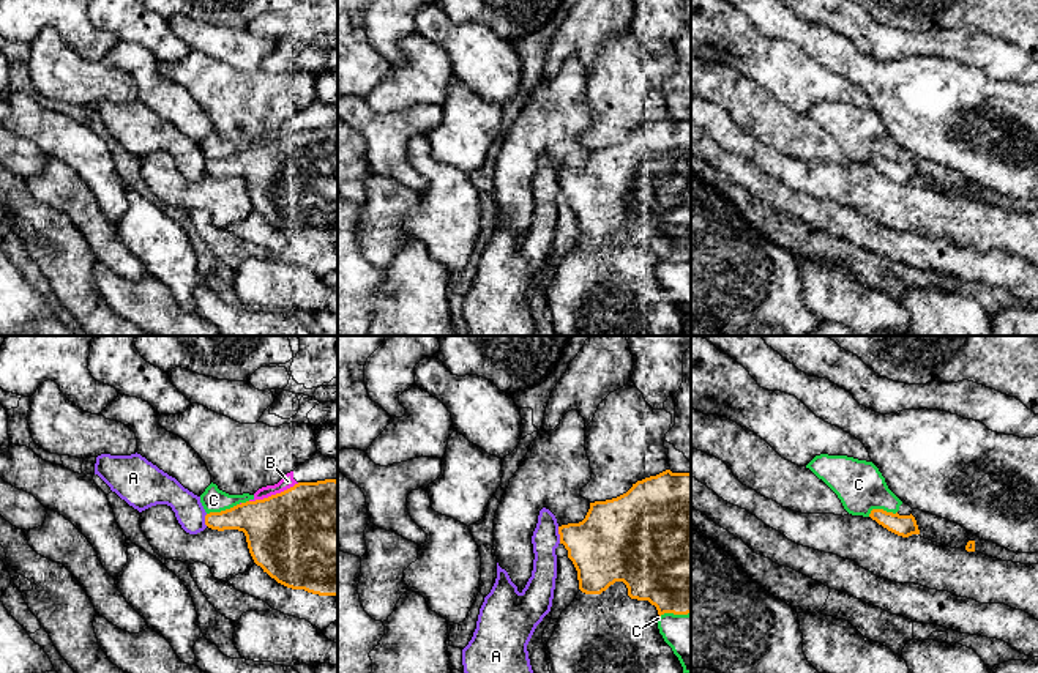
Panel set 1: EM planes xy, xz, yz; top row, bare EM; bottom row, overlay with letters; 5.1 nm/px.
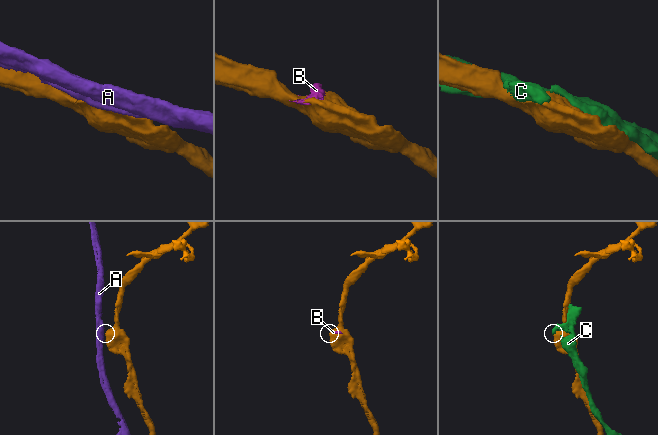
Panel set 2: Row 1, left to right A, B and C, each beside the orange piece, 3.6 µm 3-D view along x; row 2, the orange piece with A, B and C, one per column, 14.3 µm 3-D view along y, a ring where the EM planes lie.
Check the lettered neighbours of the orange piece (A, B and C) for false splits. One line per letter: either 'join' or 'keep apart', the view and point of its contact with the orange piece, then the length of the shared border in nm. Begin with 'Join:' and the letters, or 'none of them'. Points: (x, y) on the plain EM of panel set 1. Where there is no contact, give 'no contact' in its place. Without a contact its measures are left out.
Join: none of them
A: keep apart; contact xz (559, 180); length 90 nm
B: keep apart; contact xy (273, 142); length 280 nm
C: keep apart; contact xy (223, 158); length 180 nm

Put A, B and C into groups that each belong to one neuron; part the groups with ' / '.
A / B C

